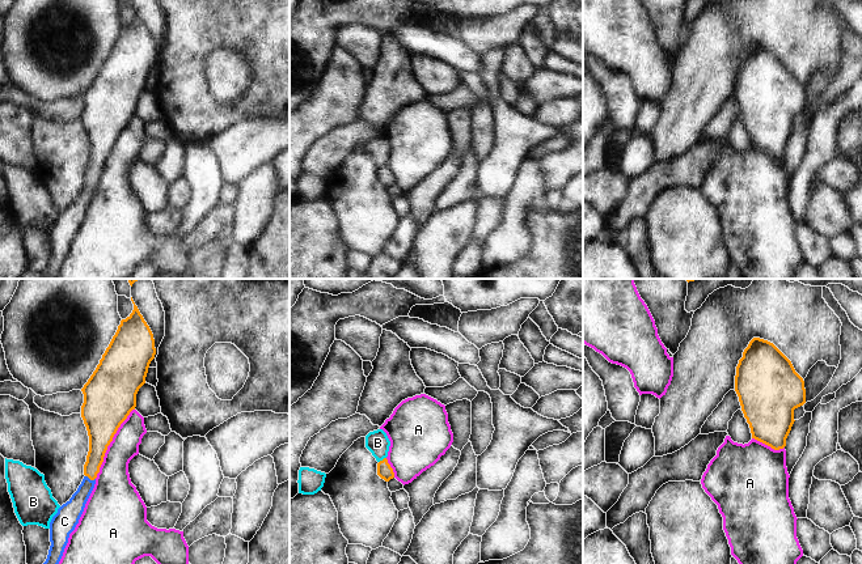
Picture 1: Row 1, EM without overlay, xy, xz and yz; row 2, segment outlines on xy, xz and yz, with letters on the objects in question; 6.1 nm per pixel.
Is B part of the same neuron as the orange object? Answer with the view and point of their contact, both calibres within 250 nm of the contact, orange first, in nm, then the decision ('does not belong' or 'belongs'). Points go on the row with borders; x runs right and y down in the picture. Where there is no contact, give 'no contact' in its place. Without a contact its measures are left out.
contact xz (383, 459); calibres 90 and 140 nm; does not belong

